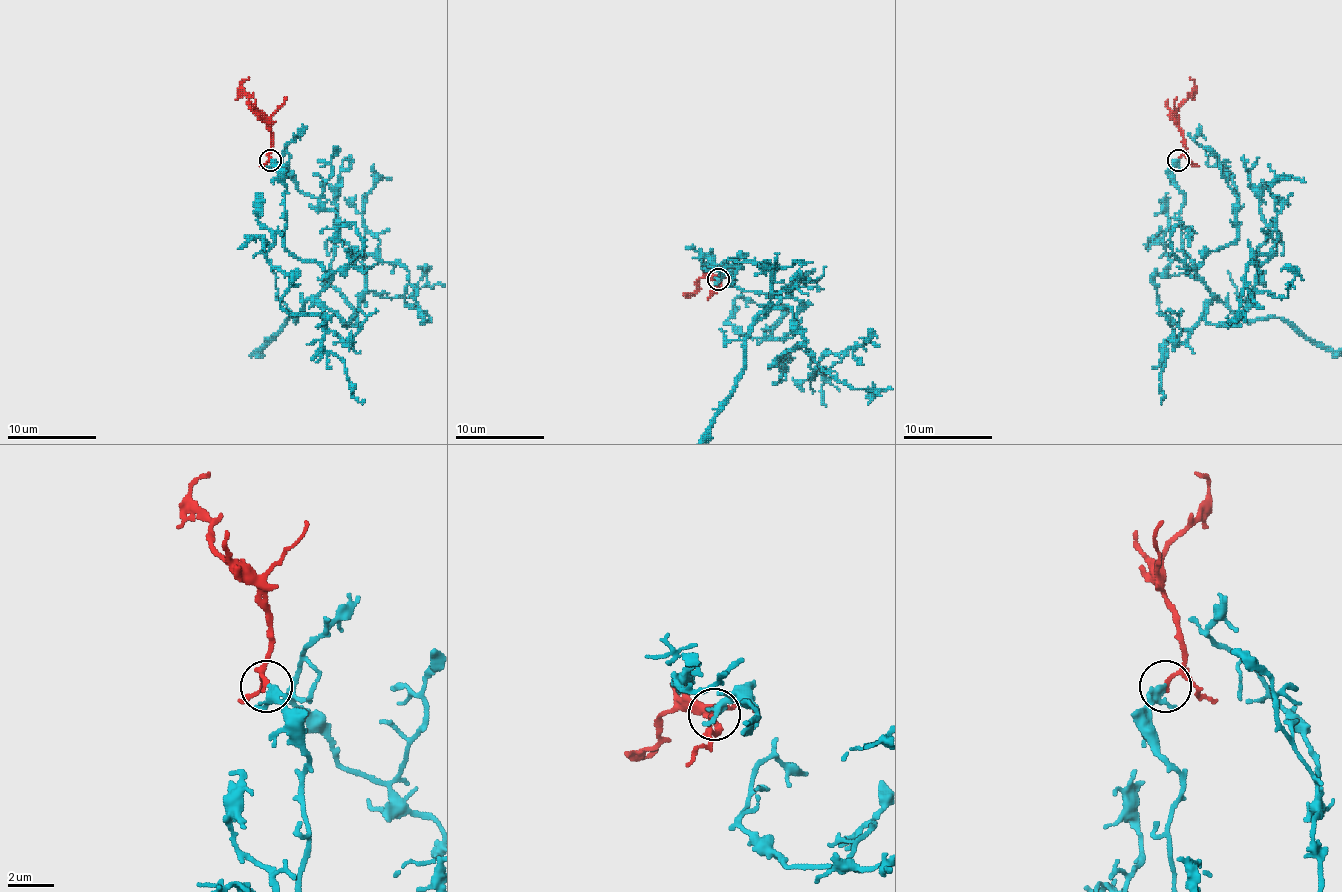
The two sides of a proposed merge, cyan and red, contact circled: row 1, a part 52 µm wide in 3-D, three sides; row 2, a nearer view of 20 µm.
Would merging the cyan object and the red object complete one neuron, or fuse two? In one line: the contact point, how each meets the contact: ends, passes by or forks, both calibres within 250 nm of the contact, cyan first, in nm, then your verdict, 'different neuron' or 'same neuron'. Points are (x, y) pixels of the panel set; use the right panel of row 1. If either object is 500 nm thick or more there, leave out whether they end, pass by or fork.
place (1178, 160); cyan passes by; red passes by; calibres 240 and 140 nm; same neuron

